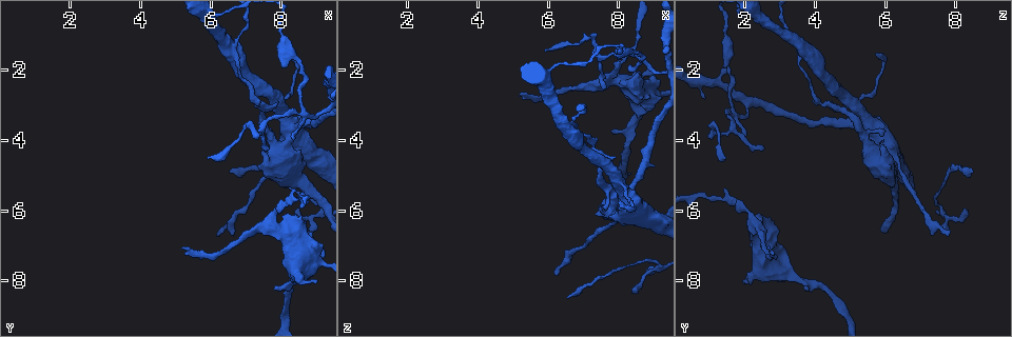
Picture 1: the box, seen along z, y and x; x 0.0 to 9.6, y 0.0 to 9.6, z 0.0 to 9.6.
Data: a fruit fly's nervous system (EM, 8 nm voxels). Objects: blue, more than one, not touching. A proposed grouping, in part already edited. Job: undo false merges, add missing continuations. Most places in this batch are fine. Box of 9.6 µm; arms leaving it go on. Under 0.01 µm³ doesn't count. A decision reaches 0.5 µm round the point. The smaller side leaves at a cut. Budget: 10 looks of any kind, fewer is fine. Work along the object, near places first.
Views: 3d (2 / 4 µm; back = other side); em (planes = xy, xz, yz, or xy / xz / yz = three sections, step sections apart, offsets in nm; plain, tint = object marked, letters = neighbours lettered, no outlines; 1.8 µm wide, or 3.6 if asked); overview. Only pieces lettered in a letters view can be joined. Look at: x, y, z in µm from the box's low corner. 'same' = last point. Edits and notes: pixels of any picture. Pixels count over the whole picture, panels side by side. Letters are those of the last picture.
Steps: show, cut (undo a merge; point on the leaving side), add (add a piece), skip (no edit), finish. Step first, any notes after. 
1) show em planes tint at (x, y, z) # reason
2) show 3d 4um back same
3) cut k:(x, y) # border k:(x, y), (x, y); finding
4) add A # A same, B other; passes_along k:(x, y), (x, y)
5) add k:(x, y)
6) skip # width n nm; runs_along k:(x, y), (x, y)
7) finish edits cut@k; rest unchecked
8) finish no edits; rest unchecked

show em yz step 16 letters at (6.20, 6.65, 7.85) # an open end

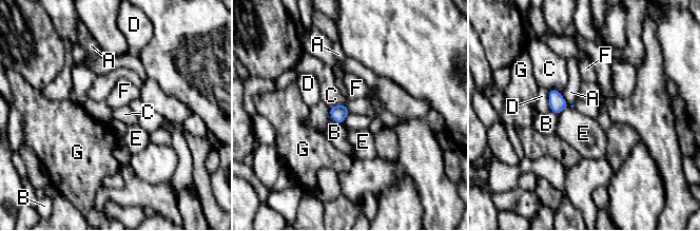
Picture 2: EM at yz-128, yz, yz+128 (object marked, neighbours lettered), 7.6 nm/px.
show em planes letters same

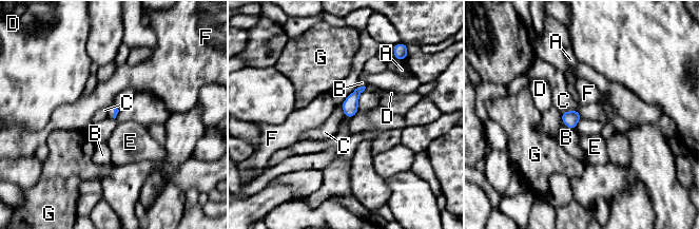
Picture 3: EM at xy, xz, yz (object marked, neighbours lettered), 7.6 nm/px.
skip # A other, B other, C other, D other, E other, F other, G other; border 3:(578, 109), (560, 112); none of them fits

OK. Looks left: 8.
show em xy step 16 plain at (5.15, 7.05, 2.70)

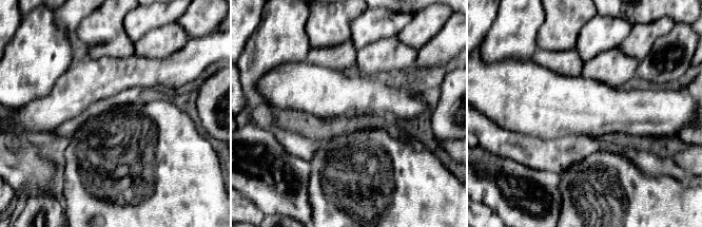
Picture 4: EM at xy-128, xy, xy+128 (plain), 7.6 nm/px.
show em xy step 16 letters same # see the neighbours

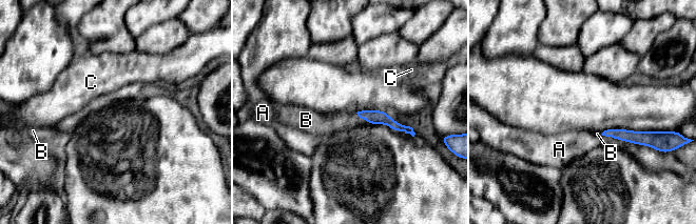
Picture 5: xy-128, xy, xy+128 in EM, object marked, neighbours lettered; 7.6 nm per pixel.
add B # longest_contact A 380 nm; A other, B same, C other; passes_along 5:(372, 117), (363, 118), (332, 124); it goes on there

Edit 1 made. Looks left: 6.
show 3d 4um at (7.85, 8.15, 3.75) # free end

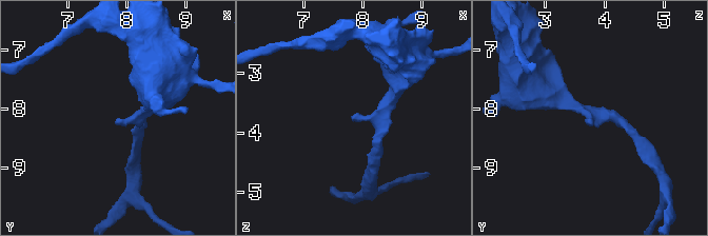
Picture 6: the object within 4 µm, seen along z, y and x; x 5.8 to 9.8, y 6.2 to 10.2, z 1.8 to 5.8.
show em planes letters at (7.75, 8.20, 3.75) # need the tissue

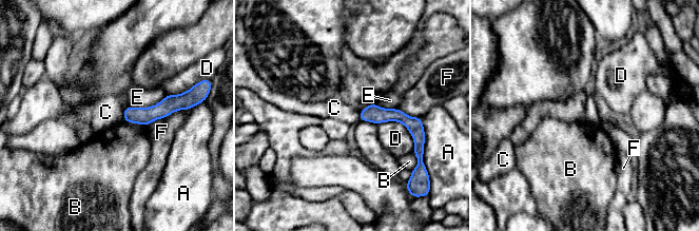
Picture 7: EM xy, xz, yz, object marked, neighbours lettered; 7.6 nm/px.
skip # width 130 nm; longest_contact F 360 nm; A other, B other, C other, D other, E other, F other; no lettered piece goes on from it

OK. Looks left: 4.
show em xz step 4 letters at (8.65, 3.25, 1.75) # abrupt turn

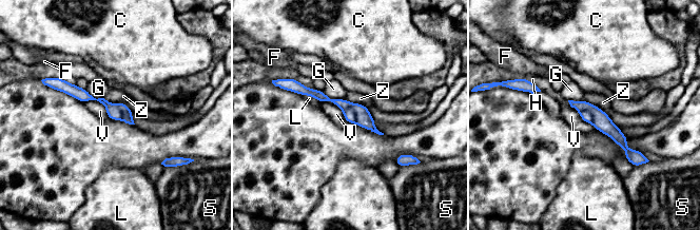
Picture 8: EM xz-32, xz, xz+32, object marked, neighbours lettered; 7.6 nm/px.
skip # longest_contact V 280 nm; C other, F other, G other, H other, L other, S other, V other, Z other; border 8:(323, 102), (337, 106), (350, 123); continuous, no second neuron

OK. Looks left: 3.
finish edits add@5; rest unchecked

